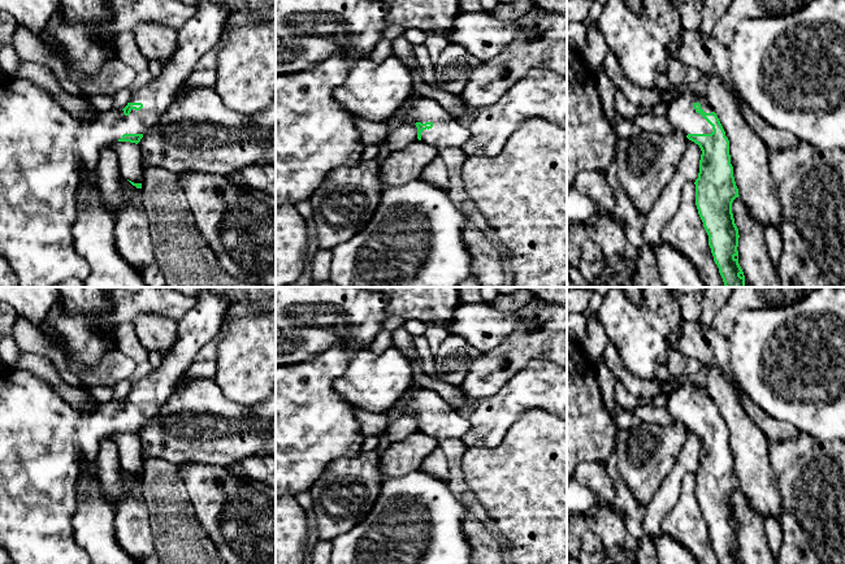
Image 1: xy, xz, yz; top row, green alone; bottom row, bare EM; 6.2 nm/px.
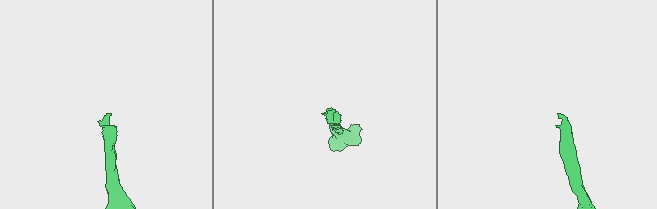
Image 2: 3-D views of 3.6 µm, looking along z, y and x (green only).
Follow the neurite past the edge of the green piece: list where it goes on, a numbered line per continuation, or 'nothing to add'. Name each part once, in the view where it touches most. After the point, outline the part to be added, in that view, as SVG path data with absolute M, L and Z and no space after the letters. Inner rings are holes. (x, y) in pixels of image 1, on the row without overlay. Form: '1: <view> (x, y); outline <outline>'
1: yz (681, 406); outline M685 383L675 389L667 402L667 411L675 421L688 425L711 425L712 417L693 399L694 394L699 394L706 404L714 403L705 387L694 383Z

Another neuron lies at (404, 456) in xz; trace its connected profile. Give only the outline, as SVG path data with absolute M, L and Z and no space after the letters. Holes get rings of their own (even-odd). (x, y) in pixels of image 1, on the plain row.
M417 430L385 450L378 460L380 470L384 477L400 477L419 470L424 459L438 448L438 443L438 439Z

